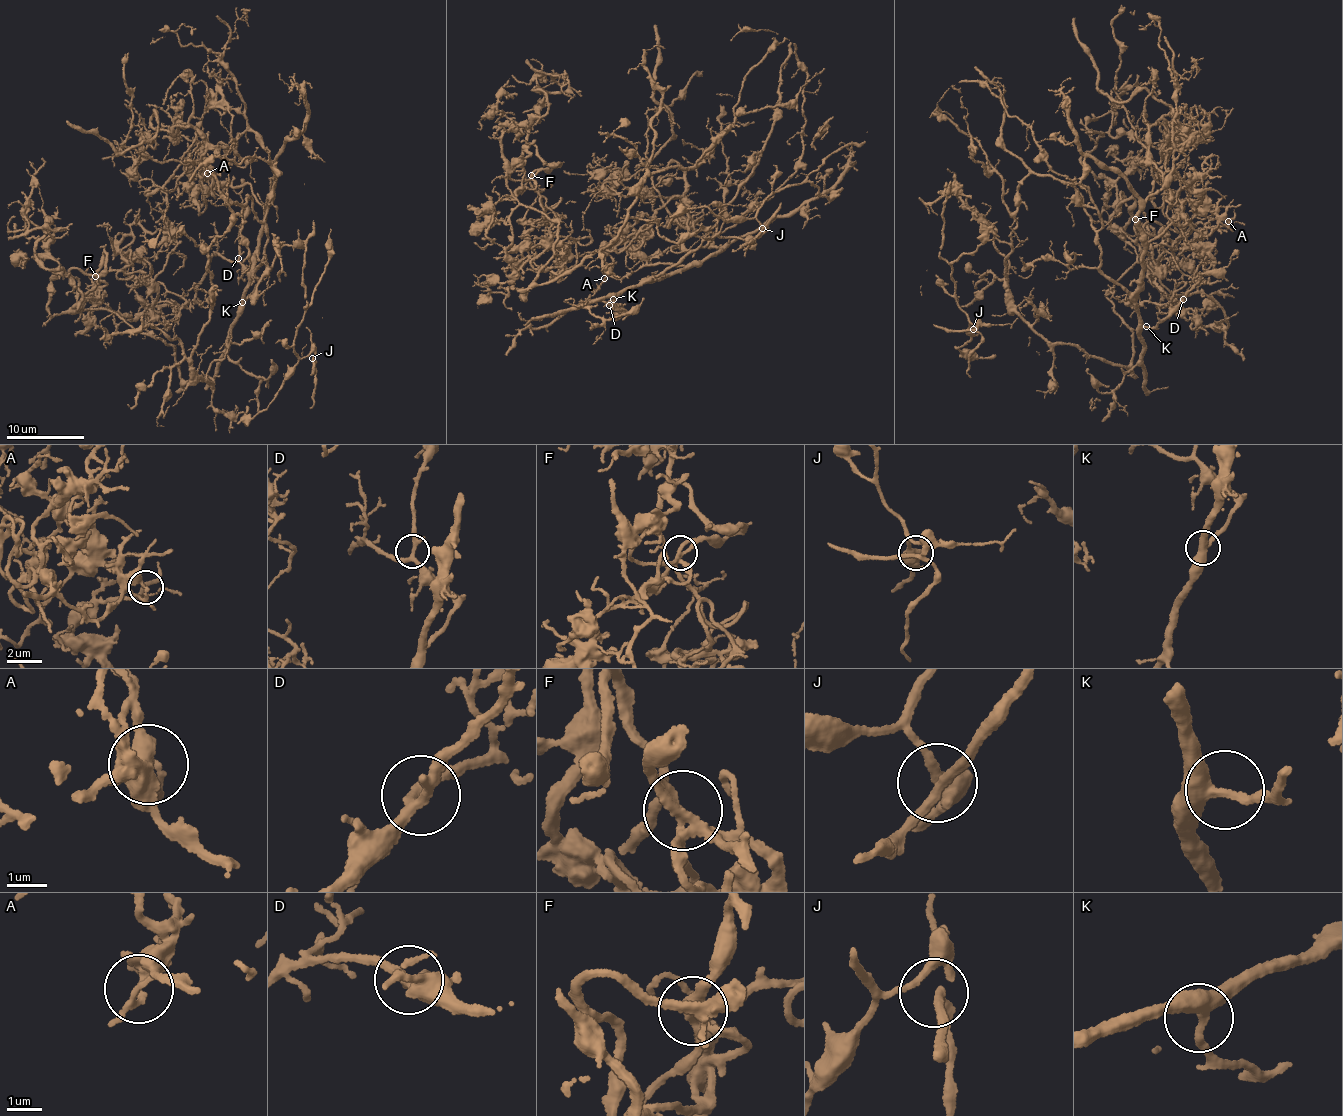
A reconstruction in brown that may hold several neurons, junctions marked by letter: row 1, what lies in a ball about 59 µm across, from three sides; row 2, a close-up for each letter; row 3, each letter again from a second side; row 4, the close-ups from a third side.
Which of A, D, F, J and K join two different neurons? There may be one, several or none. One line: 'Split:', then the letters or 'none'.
Split: A

